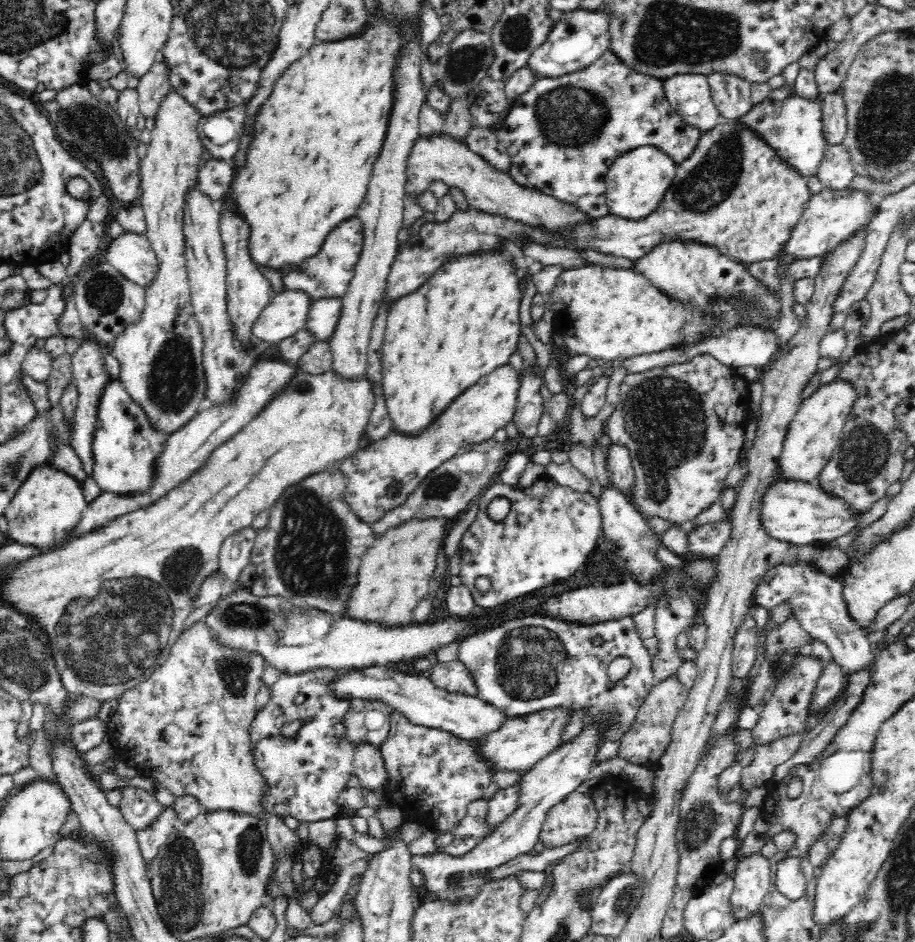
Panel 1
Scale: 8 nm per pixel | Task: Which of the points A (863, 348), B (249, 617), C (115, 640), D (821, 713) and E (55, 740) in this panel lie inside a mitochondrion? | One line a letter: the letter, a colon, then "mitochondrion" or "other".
A: other
B: mitochondrion
C: mitochondrion
D: other
E: other

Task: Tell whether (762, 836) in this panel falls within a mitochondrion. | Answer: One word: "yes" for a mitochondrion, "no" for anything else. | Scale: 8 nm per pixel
no

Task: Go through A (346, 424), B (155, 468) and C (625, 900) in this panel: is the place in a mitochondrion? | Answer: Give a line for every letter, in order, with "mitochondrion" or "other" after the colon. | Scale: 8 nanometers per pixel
A: other
B: other
C: mitochondrion

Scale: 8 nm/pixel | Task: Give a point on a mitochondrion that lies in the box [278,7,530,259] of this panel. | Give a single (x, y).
(466, 62)

